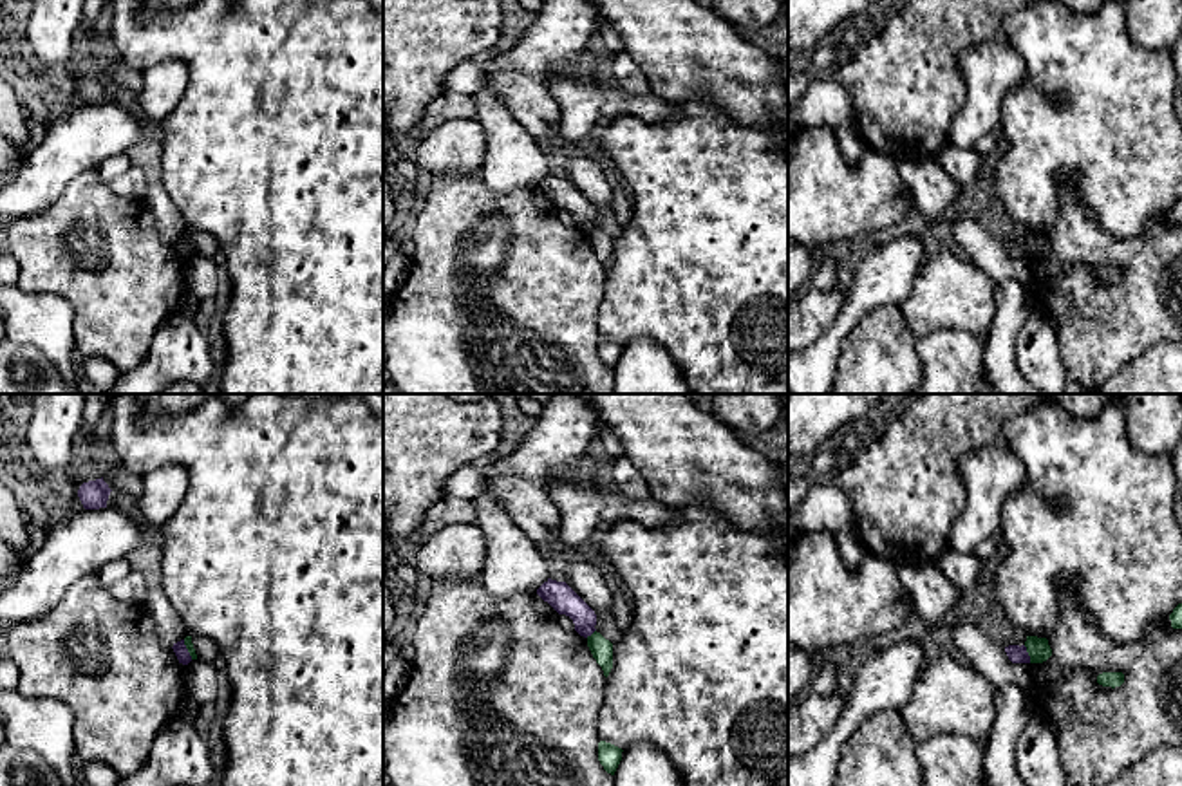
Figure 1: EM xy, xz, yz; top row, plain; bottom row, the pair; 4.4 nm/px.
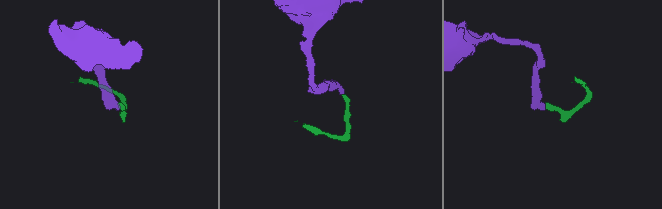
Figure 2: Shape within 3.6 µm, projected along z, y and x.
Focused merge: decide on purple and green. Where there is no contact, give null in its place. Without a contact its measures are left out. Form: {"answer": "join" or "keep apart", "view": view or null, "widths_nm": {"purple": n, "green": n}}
{"answer": "keep apart", "view": "yz", "widths_nm": {"purple": 80, "green": 100}}

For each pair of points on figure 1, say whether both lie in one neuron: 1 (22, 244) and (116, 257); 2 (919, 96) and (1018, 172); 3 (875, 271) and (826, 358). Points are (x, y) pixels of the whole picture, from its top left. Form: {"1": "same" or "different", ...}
{"1": "same", "2": "different", "3": "same"}

